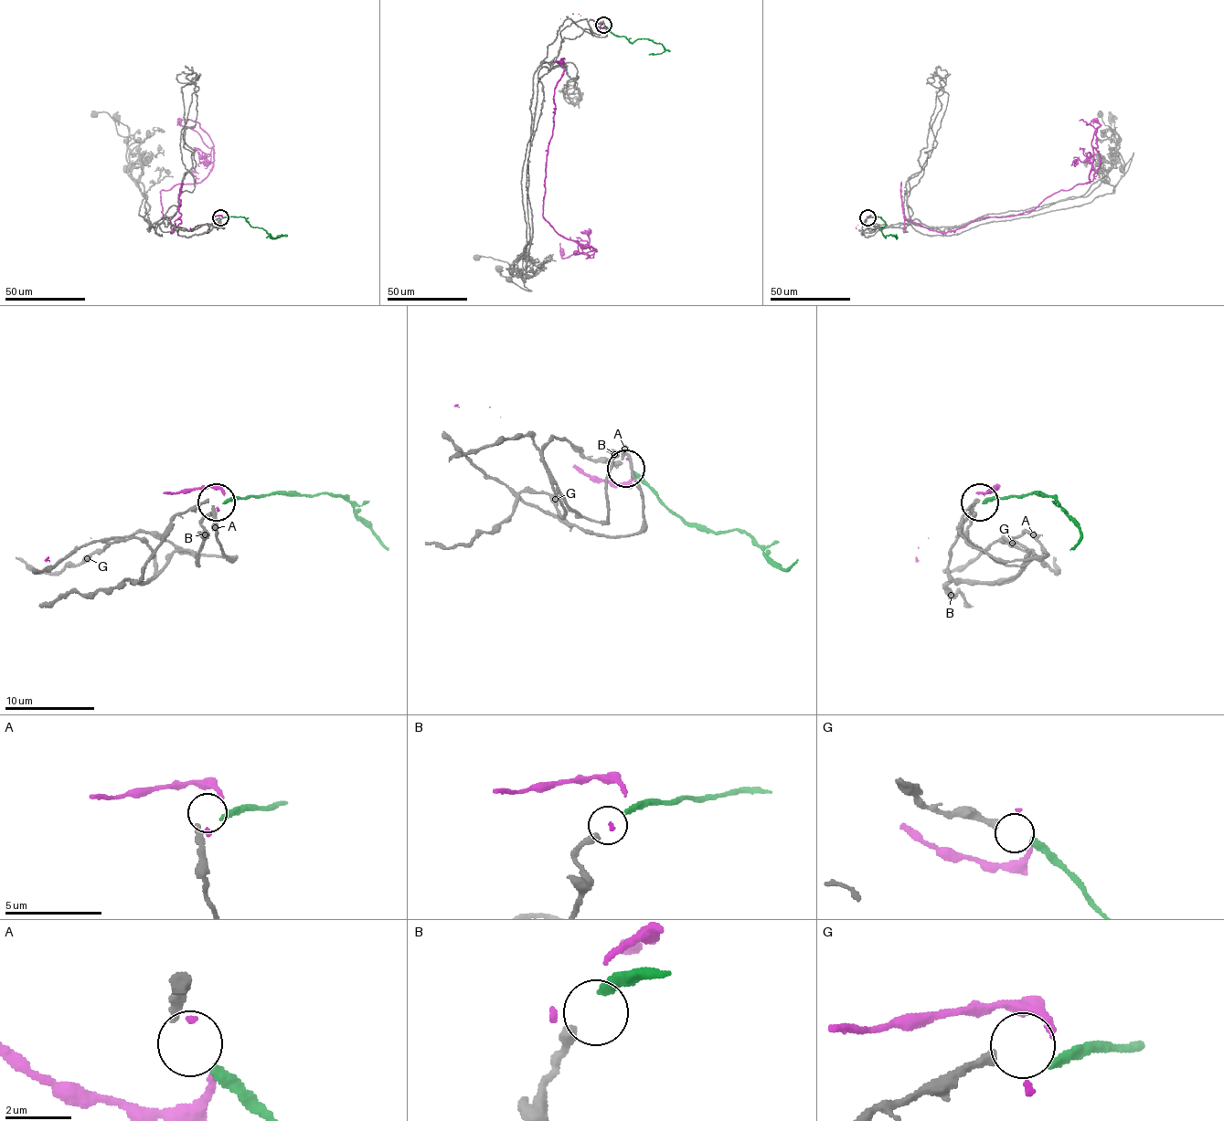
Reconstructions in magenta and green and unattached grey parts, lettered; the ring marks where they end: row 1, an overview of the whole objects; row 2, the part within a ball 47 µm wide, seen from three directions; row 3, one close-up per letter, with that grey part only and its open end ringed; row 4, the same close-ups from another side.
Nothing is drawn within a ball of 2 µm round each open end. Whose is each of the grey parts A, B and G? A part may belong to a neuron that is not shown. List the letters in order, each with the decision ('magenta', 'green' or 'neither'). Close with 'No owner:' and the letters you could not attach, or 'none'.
A: neither
B: green
G: neither
No owner: A, G

